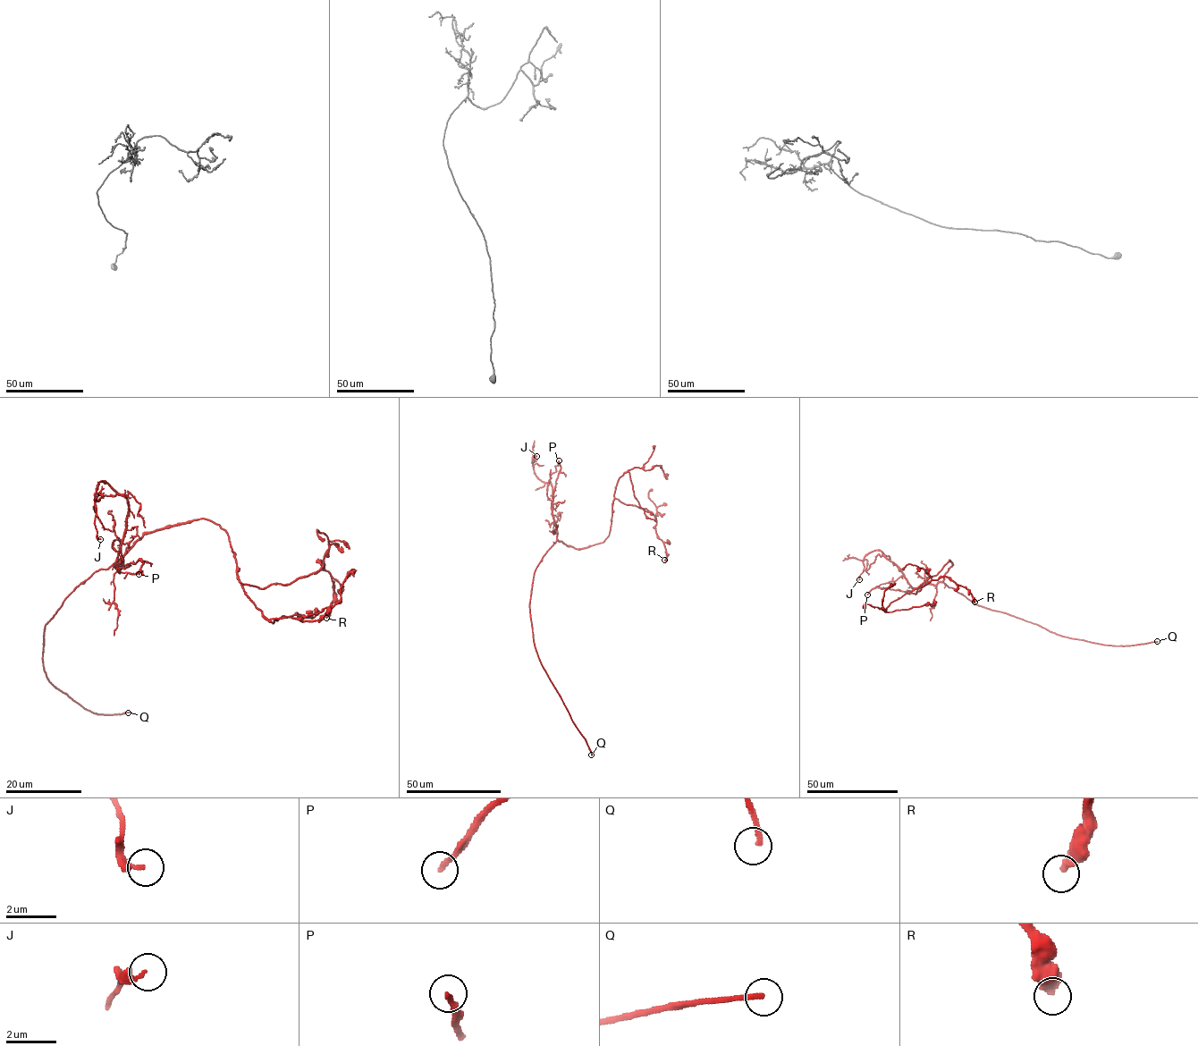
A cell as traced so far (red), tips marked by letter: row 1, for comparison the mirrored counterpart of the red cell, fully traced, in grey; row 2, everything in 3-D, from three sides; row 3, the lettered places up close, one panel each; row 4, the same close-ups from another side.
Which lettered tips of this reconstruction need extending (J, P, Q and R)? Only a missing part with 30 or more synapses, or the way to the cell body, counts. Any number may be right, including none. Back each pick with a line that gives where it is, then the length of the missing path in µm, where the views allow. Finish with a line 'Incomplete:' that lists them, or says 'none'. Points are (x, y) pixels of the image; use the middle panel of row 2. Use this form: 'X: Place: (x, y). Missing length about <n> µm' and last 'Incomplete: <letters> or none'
Q: Place: (591, 754). Missing length about 100 µm
Incomplete: Q

